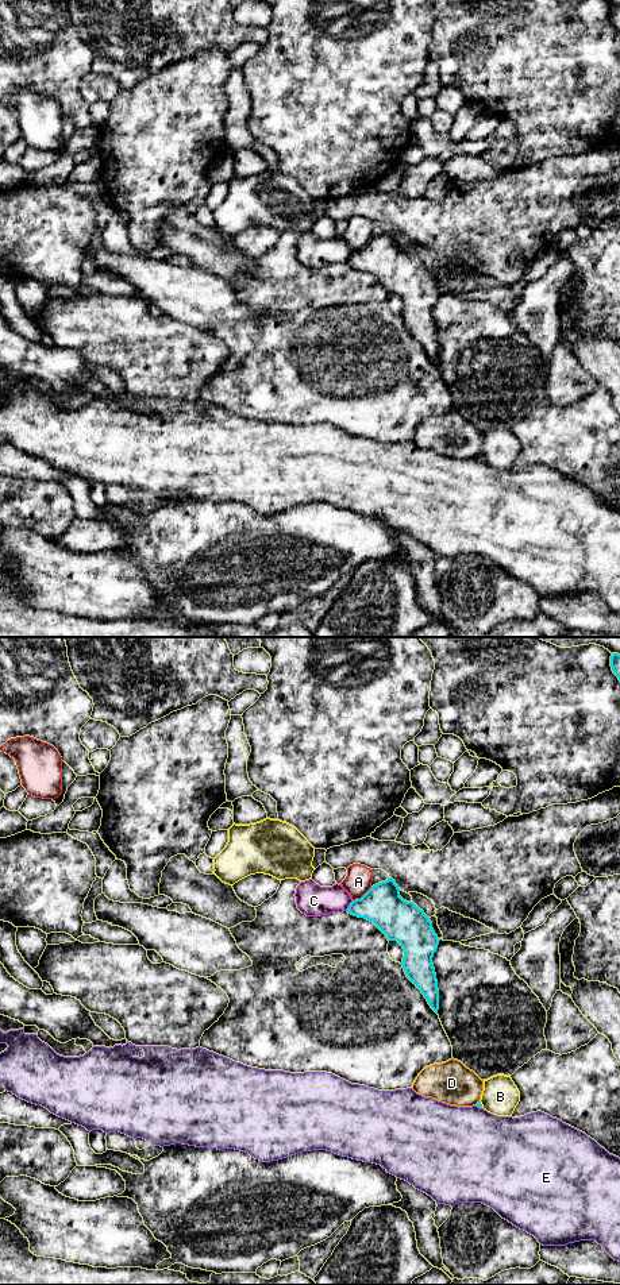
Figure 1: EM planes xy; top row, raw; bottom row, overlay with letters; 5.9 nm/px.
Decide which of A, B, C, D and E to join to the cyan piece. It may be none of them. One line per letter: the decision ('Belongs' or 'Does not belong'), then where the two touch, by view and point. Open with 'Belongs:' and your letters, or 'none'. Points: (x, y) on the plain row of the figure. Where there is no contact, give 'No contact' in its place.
Belongs: none
A: Does not belong. Touches cyan at xy (364, 247)
B: Does not belong. Touches cyan at xy (481, 456)
C: Does not belong. Touches cyan at xy (349, 258)
D: Does not belong. Touches cyan at xy (477, 455)
E: Does not belong. Touches cyan at xy (478, 458)

